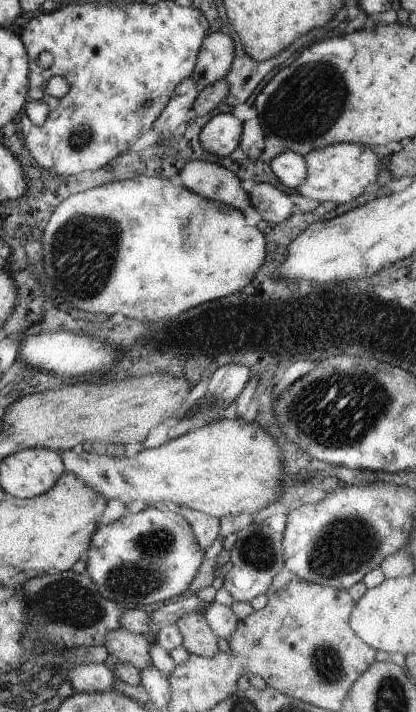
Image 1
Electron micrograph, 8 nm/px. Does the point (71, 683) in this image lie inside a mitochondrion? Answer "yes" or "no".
no

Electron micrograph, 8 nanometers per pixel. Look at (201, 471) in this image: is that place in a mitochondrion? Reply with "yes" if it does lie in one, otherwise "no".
no

